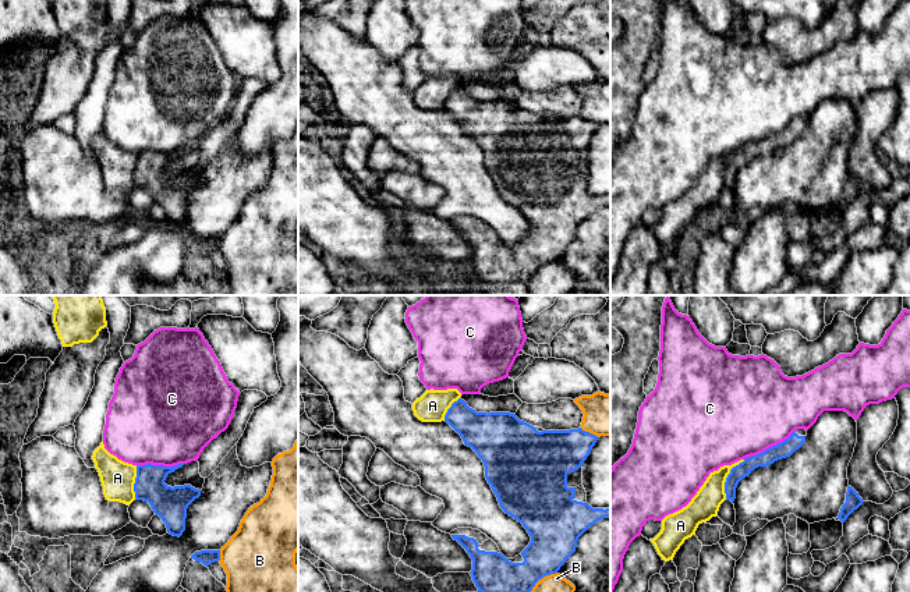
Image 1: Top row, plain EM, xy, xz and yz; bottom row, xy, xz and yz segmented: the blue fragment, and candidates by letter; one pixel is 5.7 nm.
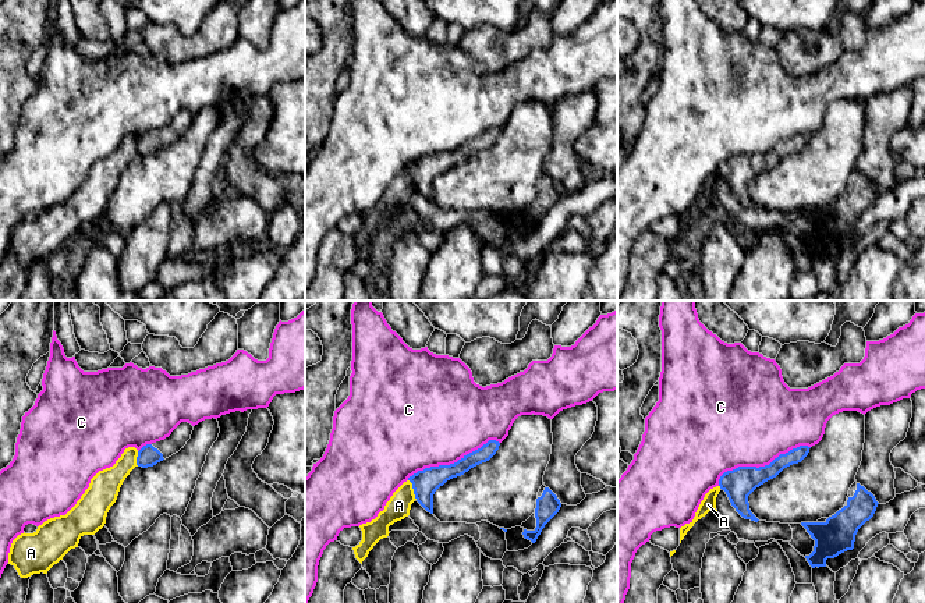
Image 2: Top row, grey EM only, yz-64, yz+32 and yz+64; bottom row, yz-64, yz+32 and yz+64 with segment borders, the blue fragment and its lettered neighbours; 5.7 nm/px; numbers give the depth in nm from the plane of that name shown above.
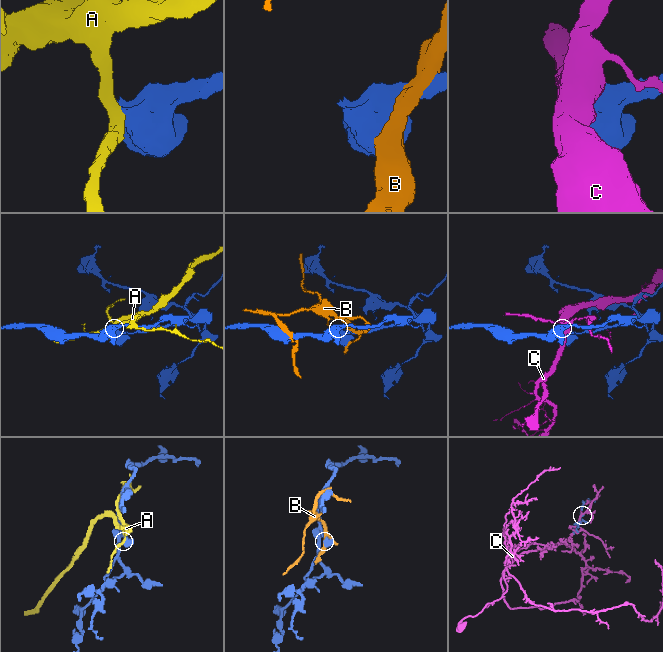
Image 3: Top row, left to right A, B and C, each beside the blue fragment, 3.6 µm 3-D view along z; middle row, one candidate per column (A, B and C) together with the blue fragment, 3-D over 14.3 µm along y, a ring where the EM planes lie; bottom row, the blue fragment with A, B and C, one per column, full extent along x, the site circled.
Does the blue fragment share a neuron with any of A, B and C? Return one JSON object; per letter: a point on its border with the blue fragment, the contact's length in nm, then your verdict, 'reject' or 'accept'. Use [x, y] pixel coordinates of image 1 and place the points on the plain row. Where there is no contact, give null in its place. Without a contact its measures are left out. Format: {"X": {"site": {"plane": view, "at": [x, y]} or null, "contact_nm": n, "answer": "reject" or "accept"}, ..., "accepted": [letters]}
{"A": {"site": {"plane": "yz", "at": [726, 166]}, "contact_nm": 260, "answer": "reject"}, "B": {"site": {"plane": "xz", "at": [540, 266]}, "contact_nm": 240, "answer": "reject"}, "C": {"site": {"plane": "yz", "at": [769, 135]}, "contact_nm": 340, "answer": "reject"}, "accepted": []}

